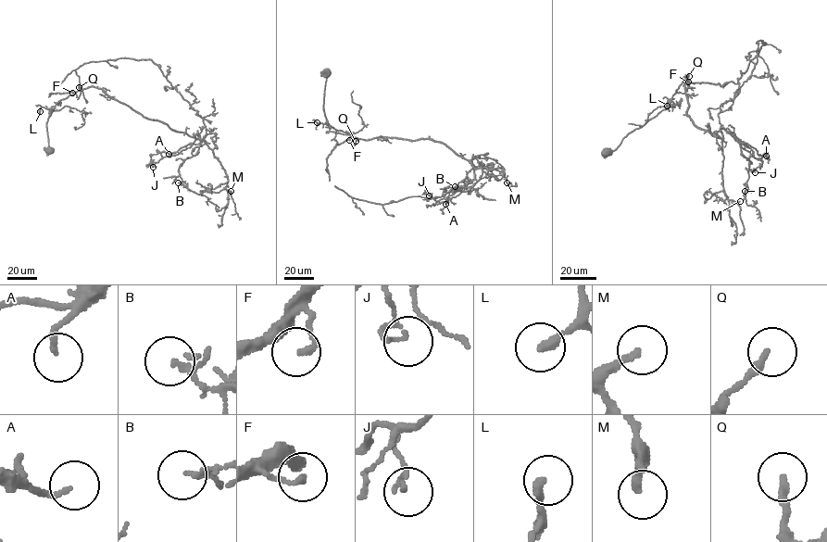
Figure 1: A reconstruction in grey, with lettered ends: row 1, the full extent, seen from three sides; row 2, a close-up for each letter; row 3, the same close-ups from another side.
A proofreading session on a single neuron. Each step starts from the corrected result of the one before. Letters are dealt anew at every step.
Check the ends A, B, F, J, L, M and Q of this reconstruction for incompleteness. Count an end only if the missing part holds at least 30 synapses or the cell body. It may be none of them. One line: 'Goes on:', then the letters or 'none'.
Goes on: L, M

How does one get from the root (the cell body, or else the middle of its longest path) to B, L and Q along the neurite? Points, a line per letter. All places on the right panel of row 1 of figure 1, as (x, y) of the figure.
B: (606, 152), (666, 109), (687, 75), (686, 114), (738, 142), (750, 160), (745, 191)
L: (606, 152), (610, 154), (629, 132), (666, 109), (669, 99), (667, 106)
Q: (606, 152), (610, 154), (629, 132), (666, 109), (678, 86), (689, 76)

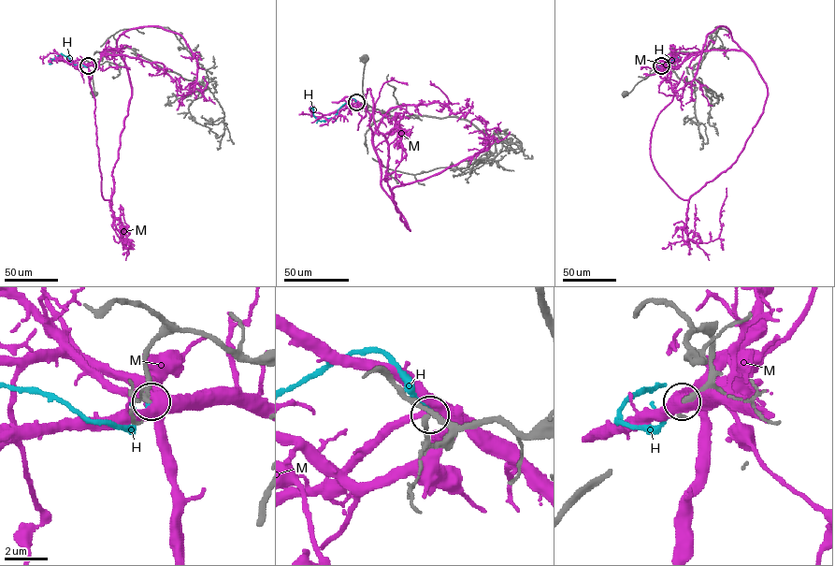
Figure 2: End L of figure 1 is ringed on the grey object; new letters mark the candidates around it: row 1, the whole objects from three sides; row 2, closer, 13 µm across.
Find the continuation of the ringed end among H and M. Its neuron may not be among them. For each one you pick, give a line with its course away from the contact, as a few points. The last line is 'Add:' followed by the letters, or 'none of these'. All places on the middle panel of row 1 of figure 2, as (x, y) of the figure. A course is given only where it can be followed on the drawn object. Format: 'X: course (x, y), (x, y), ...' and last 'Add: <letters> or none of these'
H: course (356, 102), (352, 98), (339, 108), (334, 119), (321, 122), (313, 116), (312, 108), (310, 108)
Add: H

